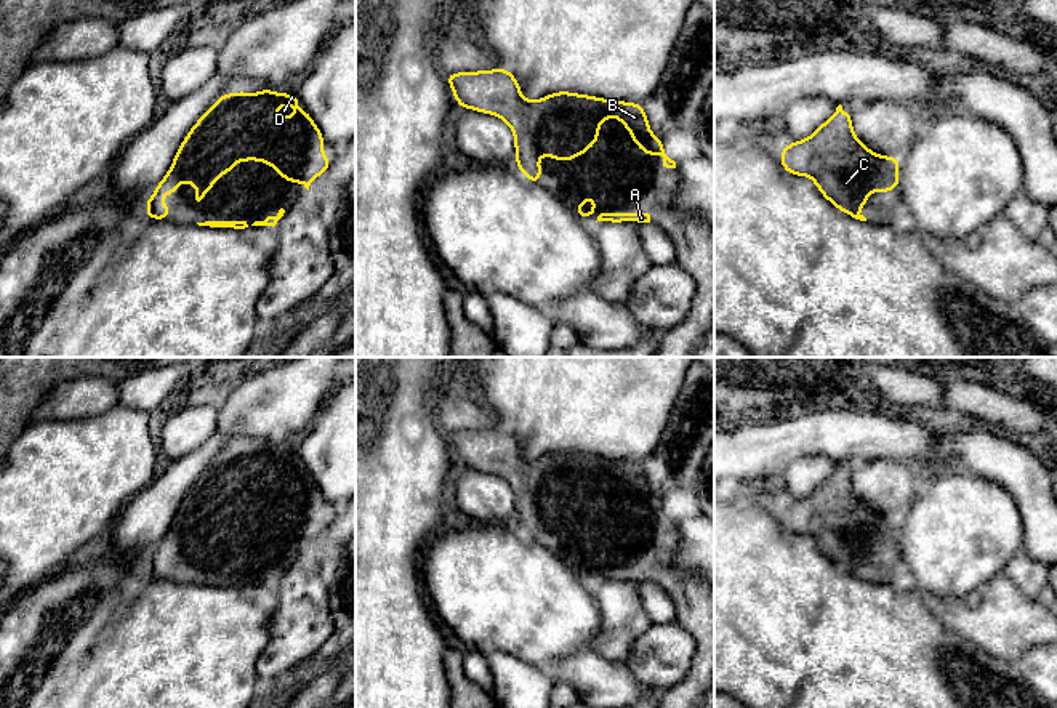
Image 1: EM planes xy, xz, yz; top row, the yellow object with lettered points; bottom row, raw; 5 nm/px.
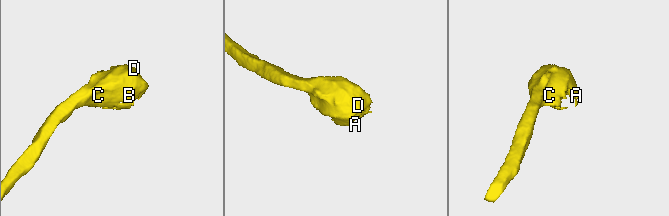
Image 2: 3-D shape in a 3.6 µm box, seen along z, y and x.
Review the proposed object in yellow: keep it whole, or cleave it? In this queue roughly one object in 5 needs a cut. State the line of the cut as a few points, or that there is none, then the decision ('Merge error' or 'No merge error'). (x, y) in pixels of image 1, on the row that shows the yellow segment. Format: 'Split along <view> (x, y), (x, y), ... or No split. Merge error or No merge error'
No split. No merge error

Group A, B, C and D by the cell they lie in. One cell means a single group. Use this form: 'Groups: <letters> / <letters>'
Groups: A B C D

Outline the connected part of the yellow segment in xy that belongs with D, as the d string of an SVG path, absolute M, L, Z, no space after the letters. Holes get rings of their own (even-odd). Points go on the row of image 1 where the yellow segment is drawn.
M267 86L253 95L235 91L218 96L183 139L165 178L146 197L146 218L170 221L168 203L154 200L154 195L173 195L181 183L192 183L195 200L200 202L215 187L215 179L226 176L242 159L269 163L287 183L301 183L309 191L332 162L324 155L324 135L307 111L299 107L301 103L295 93L275 93ZM277 106L296 106L298 111L288 119L277 119Z

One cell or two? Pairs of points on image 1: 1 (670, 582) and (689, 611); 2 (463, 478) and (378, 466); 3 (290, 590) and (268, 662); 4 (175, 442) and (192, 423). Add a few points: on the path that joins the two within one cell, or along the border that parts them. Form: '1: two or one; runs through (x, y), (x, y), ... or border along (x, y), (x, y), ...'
1: one; runs through (676, 588), (689, 604)
2: two; border along (458, 466), (450, 484), (450, 500)
3: one; runs through (290, 607), (290, 639), (285, 644)
4: one; runs through (180, 438), (188, 428)

